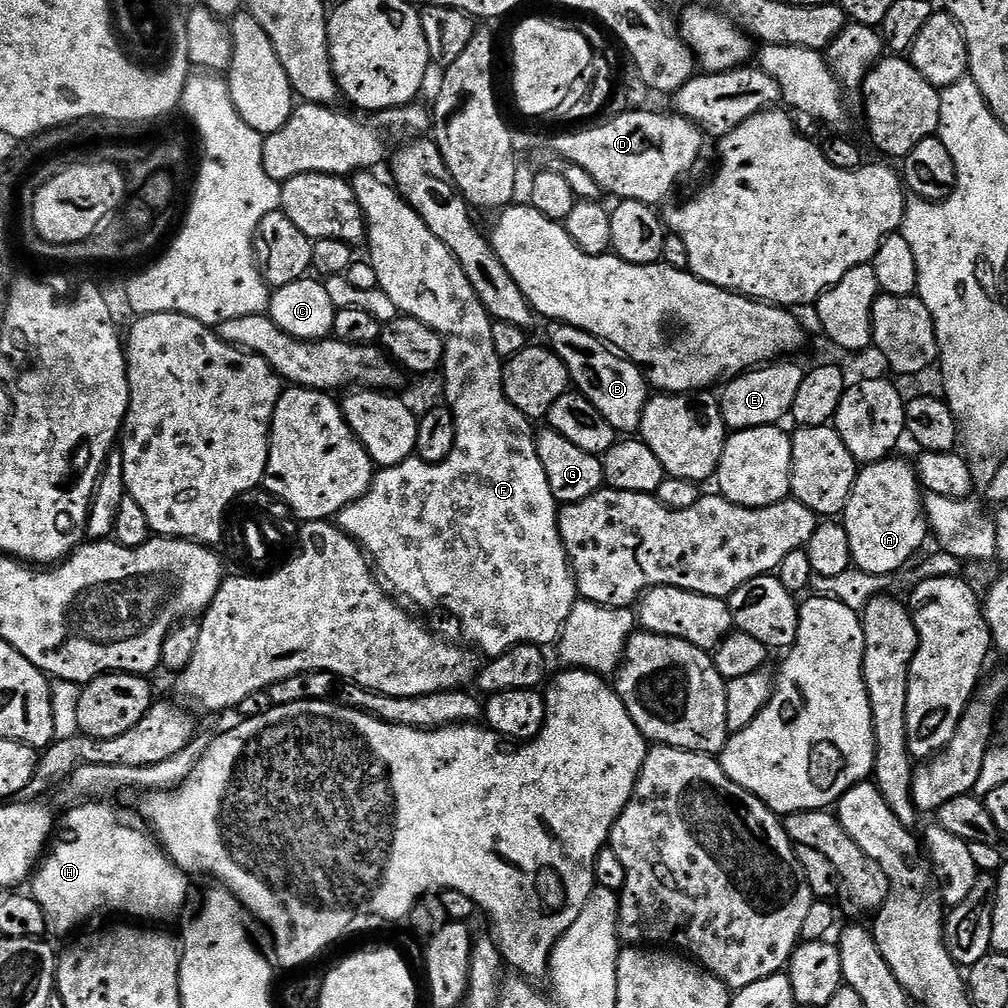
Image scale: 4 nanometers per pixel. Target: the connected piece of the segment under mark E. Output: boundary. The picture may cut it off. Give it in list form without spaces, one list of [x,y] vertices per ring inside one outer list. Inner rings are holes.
[[[773,362],[767,366],[761,366],[755,370],[749,370],[743,376],[735,377],[723,385],[724,396],[719,397],[724,427],[728,430],[741,432],[754,426],[779,425],[780,419],[787,417],[794,406],[794,398],[798,395],[798,388],[804,381],[805,369],[799,368],[796,362]]]

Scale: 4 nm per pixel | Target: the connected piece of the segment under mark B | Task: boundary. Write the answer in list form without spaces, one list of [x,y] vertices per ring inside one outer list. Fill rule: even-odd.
[[[559,322],[549,323],[547,327],[547,347],[566,366],[575,391],[594,402],[598,414],[602,414],[602,418],[614,426],[617,434],[639,433],[642,414],[650,399],[650,385],[640,365],[613,350],[599,336],[591,336],[586,330]]]

